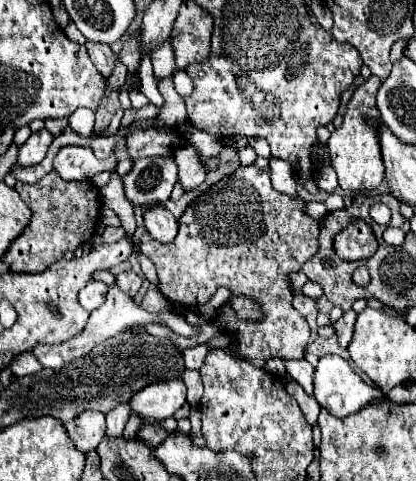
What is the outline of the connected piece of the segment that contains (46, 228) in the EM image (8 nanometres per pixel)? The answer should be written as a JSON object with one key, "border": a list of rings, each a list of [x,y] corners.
{"border":[[[49,172],[35,184],[17,182],[15,190],[23,198],[23,202],[31,208],[31,220],[25,230],[11,242],[9,250],[1,258],[9,266],[9,270],[19,274],[35,274],[47,270],[51,264],[63,258],[67,250],[77,250],[83,246],[95,232],[101,214],[101,198],[97,188],[91,182],[67,182],[59,178],[59,174]]]}

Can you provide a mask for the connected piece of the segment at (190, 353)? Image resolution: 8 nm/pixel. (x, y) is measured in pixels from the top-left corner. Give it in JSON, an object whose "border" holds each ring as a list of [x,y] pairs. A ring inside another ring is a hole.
{"border":[[[195,346],[195,348],[189,348],[183,352],[183,358],[185,358],[185,366],[187,368],[193,368],[193,370],[199,370],[203,360],[205,360],[205,354],[209,352],[207,346]]]}

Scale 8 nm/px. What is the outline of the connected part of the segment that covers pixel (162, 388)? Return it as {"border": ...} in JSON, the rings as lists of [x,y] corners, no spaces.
{"border":[[[169,380],[169,382],[153,382],[139,390],[135,398],[131,398],[131,410],[145,416],[151,424],[155,420],[163,420],[173,416],[187,400],[187,388],[183,380]]]}

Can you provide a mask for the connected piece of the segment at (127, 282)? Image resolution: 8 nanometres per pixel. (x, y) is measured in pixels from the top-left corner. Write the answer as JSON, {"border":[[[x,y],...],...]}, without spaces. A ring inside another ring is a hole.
{"border":[[[121,272],[117,276],[117,286],[127,294],[127,296],[135,296],[141,288],[141,278],[135,272]]]}

